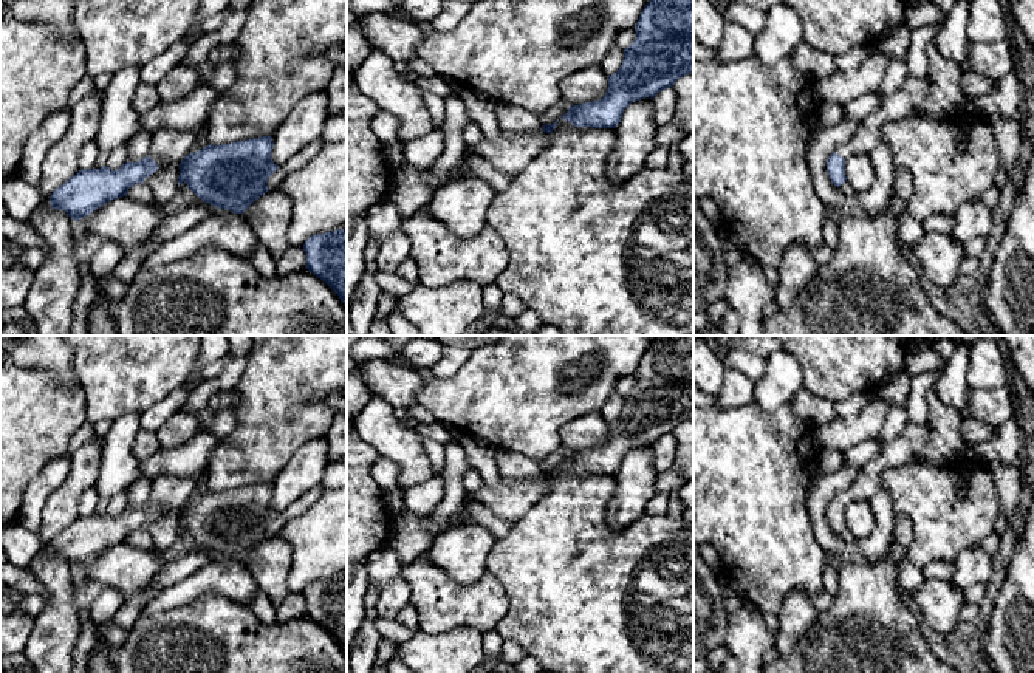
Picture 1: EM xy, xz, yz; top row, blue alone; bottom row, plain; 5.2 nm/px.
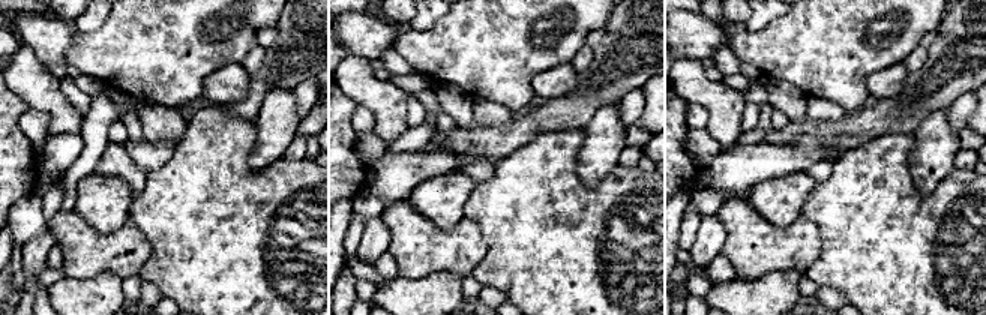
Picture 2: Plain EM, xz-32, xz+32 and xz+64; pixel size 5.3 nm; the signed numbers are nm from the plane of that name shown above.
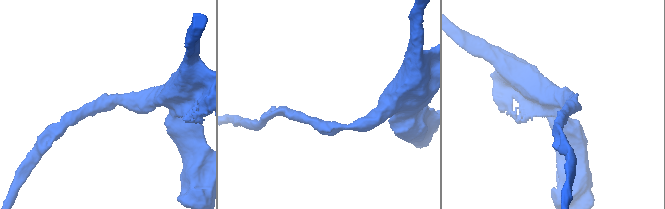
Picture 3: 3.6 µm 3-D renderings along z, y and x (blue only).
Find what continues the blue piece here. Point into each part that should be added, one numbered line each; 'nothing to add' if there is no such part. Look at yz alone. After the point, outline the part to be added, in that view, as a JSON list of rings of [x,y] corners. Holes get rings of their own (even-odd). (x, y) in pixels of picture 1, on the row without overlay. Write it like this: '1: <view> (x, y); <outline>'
1: yz (907, 446); [[[929,422],[909,424],[901,435],[885,444],[885,447],[868,463],[865,463],[854,481],[834,498],[842,504],[870,501],[882,486],[882,475],[892,467],[901,467],[916,459],[929,438]]]

